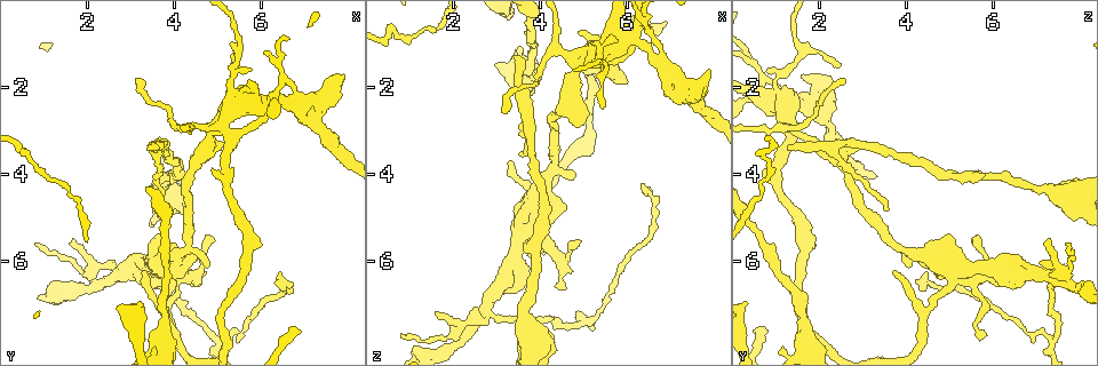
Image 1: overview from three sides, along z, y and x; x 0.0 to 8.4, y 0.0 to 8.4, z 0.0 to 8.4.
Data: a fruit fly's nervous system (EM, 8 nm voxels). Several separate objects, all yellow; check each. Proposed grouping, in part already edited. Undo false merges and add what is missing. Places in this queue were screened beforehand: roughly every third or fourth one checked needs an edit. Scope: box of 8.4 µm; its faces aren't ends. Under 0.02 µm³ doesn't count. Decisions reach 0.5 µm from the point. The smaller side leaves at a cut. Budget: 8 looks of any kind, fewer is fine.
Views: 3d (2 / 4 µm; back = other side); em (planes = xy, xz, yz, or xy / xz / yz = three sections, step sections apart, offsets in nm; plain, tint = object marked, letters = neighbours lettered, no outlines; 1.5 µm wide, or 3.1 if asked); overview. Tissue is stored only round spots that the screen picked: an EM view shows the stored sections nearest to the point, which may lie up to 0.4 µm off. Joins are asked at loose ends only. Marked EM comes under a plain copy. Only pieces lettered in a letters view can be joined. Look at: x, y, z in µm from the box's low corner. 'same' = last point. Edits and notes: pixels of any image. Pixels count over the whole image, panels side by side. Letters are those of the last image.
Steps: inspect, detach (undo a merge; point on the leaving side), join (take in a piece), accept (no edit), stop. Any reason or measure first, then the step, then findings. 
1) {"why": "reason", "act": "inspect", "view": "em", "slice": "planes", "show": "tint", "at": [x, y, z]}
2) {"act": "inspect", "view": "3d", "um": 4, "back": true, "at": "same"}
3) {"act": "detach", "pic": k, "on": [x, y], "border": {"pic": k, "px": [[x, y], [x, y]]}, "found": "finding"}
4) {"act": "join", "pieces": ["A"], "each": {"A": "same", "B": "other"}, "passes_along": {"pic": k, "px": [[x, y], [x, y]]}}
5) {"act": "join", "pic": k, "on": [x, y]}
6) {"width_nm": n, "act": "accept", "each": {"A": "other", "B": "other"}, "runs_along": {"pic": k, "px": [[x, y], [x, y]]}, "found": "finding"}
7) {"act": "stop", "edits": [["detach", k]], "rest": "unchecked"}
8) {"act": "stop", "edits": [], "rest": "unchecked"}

{"why": "an open end", "act": "inspect", "view": "3d", "um": 4, "at": [3.40, 3.50, 1.30]}

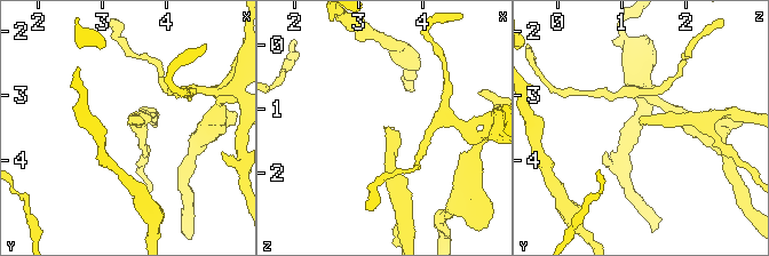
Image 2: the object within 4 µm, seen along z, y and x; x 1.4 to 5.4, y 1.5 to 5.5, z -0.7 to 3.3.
{"why": "now the EM", "act": "inspect", "view": "em", "slice": "planes", "show": "letters", "at": [3.35, 3.45, 1.30]}

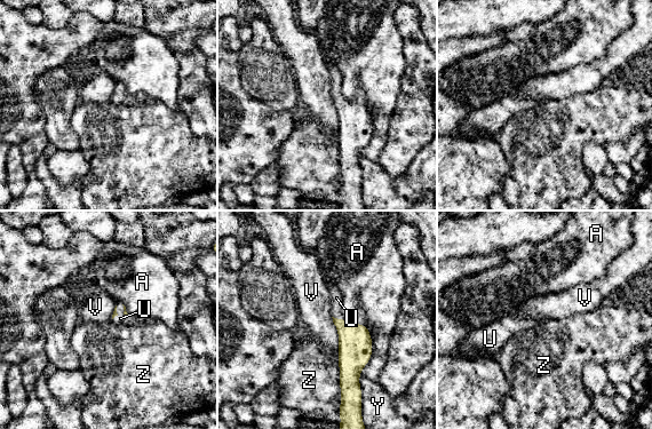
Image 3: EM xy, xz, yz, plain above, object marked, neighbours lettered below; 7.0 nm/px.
{"act": "join", "pieces": ["U"], "each": {"A": "other", "U": "same", "V": "other", "Y": "other", "Z": "other"}, "passes_along": {"pic": 3, "px": [[355, 343], [343, 319], [336, 298]]}, "found": "it goes on there"}

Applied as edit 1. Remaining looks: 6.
{"act": "inspect", "view": "overview"}

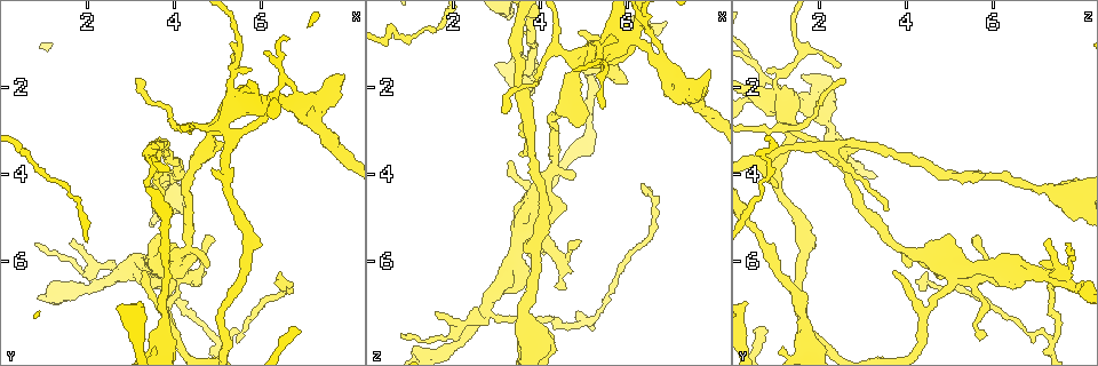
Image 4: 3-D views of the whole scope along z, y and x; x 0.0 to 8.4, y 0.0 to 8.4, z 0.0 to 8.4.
{"why": "an open end", "act": "inspect", "view": "em", "slice": "xy", "step": 4, "show": "letters", "at": [5.00, 3.35, 2.90]}

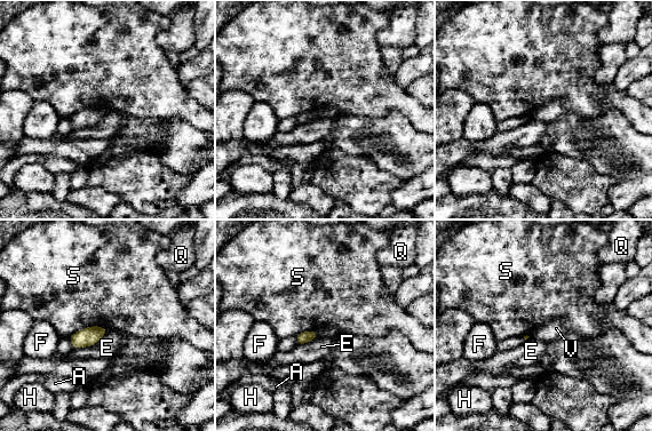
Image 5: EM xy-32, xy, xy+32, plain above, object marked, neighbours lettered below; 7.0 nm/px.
{"longest_contact_nm": ["S", 300], "act": "accept", "each": {"A": "other", "E": "other", "F": "other", "H": "other", "Q": "other", "S": "other", "V": "other"}, "border": {"pic": 5, "px": [[315, 330], [318, 336]]}, "found": "no lettered piece goes on from it"}

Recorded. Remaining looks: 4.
{"why": "thin end", "act": "inspect", "view": "em", "slice": "xy", "step": 4, "show": "tint", "at": [0.85, 5.55, 7.70]}

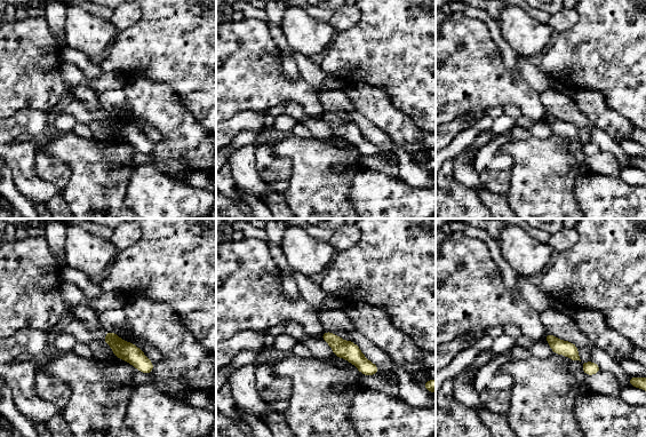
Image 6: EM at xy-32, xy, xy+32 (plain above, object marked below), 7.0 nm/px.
{"why": "cut it another way", "act": "inspect", "view": "em", "slice": "planes", "show": "letters", "at": "same"}

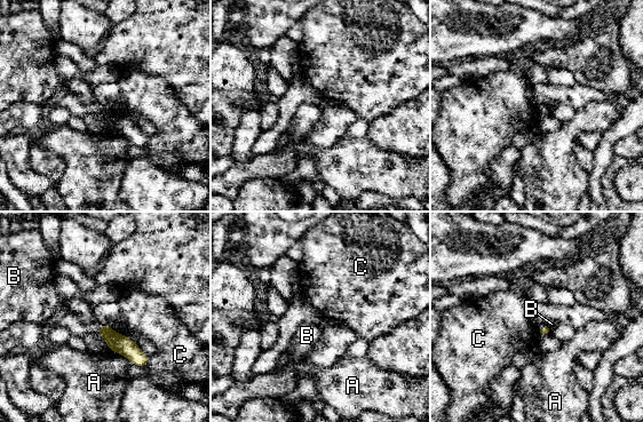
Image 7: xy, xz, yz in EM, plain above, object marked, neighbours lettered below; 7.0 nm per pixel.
{"act": "accept", "each": {"A": "other", "B": "other", "C": "other"}, "found": "none of them fits"}

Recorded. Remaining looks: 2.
{"act": "stop", "edits": [["join", 3]], "rest": "unchecked"}

